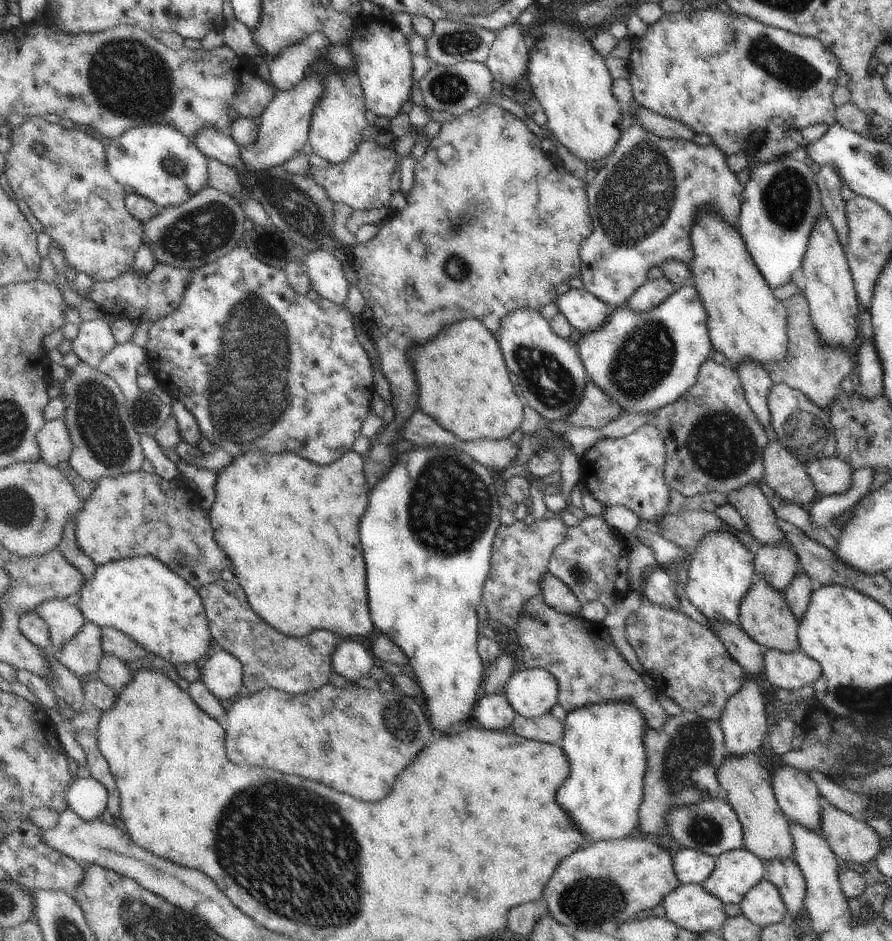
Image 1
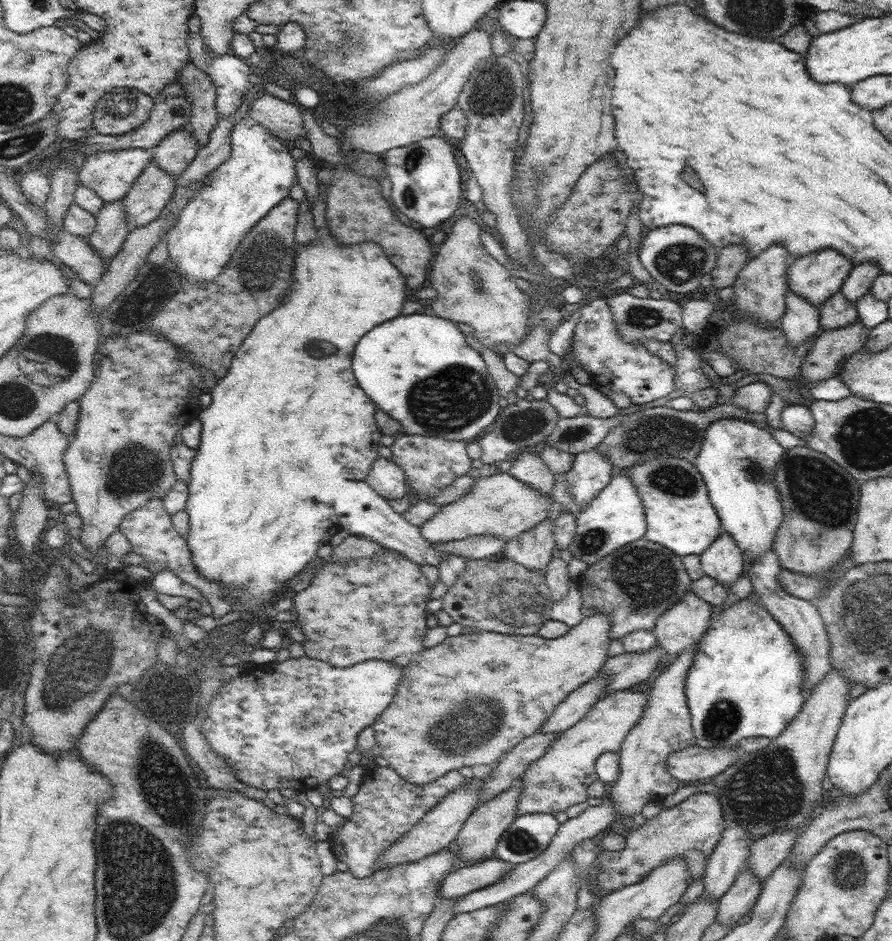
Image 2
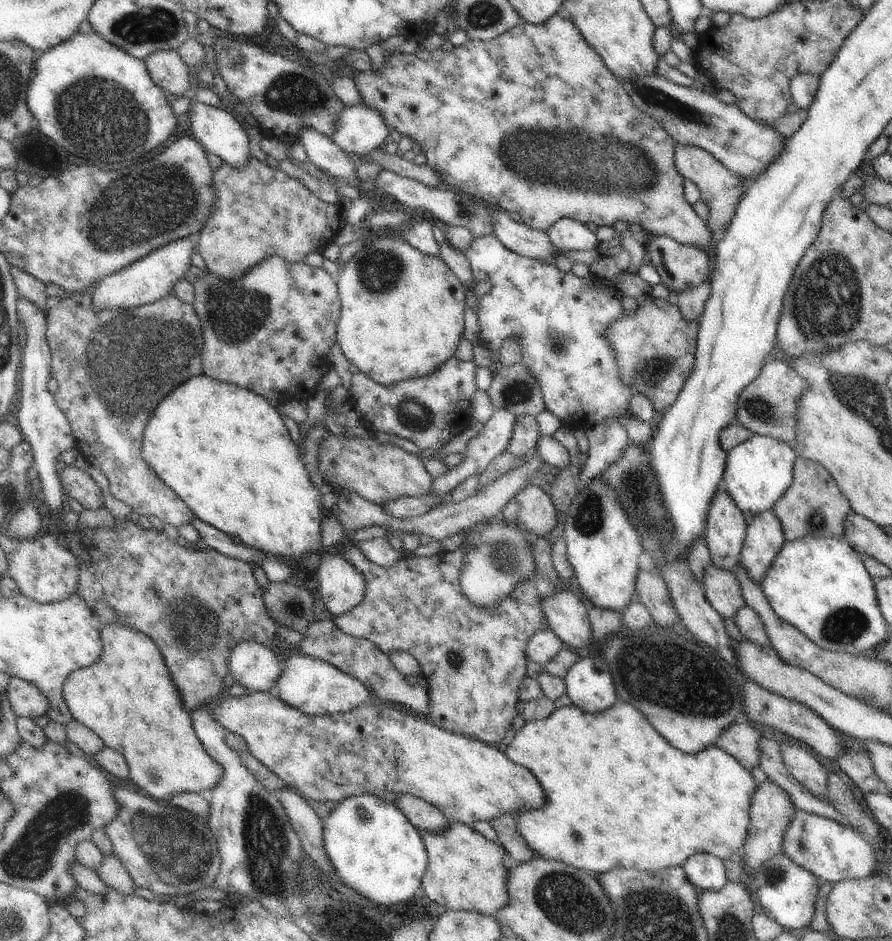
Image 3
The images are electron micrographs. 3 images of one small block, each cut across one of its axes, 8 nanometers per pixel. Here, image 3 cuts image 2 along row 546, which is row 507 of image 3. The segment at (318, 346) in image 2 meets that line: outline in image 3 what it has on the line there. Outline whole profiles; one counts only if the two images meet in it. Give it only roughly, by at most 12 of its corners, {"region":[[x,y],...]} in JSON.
{"region":[[205,373],[142,456],[195,516],[292,564],[320,491],[277,408]]}

